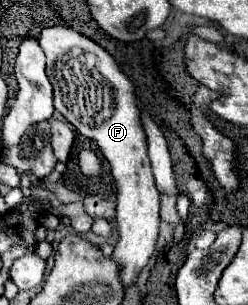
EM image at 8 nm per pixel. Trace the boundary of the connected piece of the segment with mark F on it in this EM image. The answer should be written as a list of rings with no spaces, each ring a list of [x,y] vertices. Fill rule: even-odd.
[[[45,28],[39,36],[39,46],[47,56],[47,76],[55,92],[55,110],[59,110],[79,134],[97,144],[105,160],[111,164],[111,174],[117,180],[119,242],[115,246],[113,260],[121,264],[121,280],[125,288],[129,288],[141,268],[147,266],[159,232],[159,192],[155,188],[147,156],[147,134],[141,124],[137,88],[119,70],[107,50],[73,28]]]

